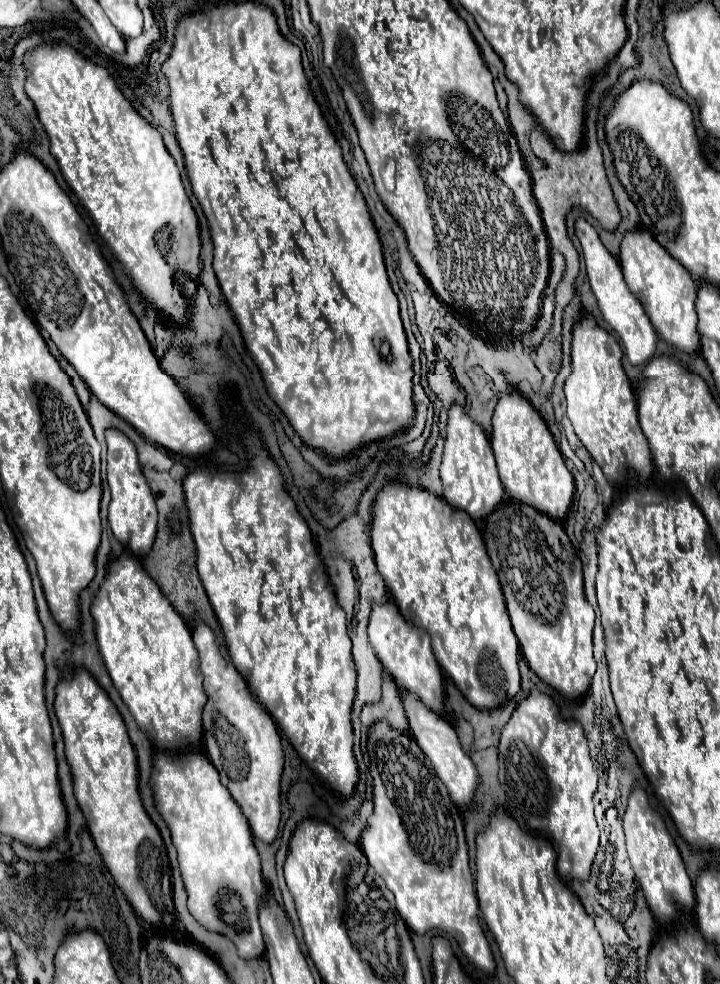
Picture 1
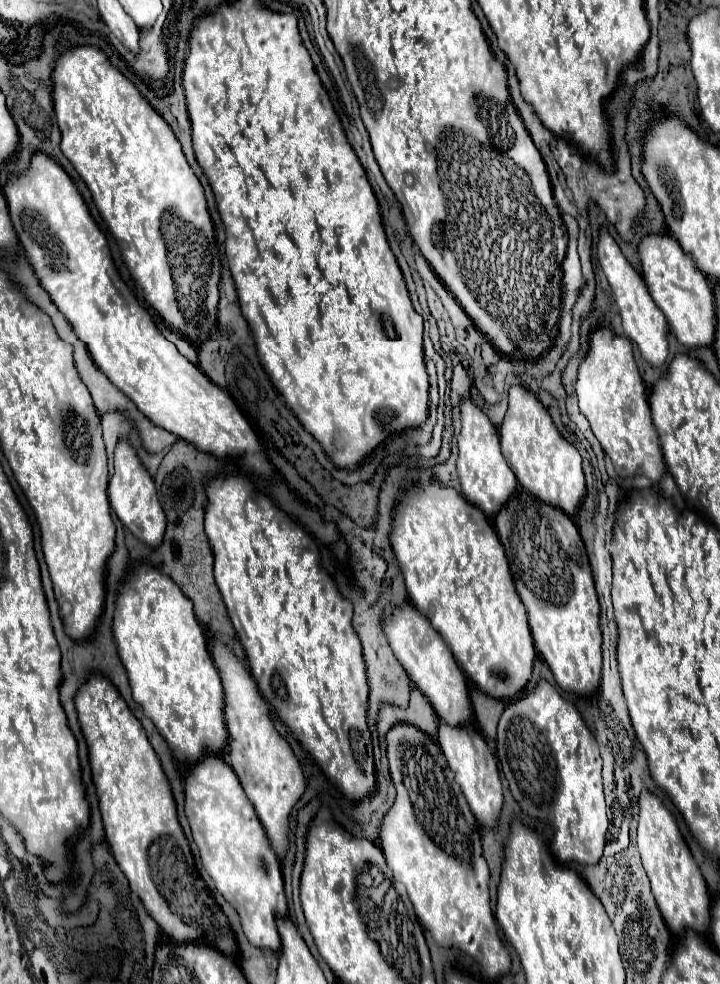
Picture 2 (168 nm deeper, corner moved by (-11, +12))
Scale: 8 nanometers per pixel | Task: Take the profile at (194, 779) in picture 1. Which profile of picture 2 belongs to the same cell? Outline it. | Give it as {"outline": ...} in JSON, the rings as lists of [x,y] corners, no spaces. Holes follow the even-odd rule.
{"outline":[[[205,755],[185,771],[185,815],[199,847],[201,863],[213,879],[217,891],[239,913],[241,927],[251,945],[279,951],[281,939],[275,913],[287,913],[279,859],[253,811],[241,783],[229,763],[219,755]]]}

